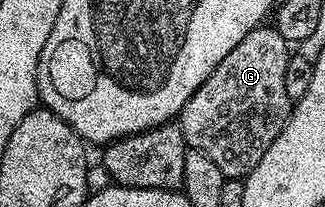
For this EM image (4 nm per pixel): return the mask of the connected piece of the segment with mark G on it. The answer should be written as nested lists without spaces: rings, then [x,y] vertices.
[[[258,26],[252,28],[247,34],[247,38],[243,38],[243,42],[239,42],[239,46],[235,46],[235,50],[231,50],[231,54],[227,54],[227,58],[223,58],[223,62],[219,62],[219,66],[215,66],[215,70],[209,75],[207,82],[203,82],[203,86],[199,86],[199,90],[195,90],[195,94],[191,94],[187,106],[183,106],[179,117],[181,133],[183,134],[186,145],[194,152],[207,154],[207,158],[211,158],[211,162],[215,162],[215,166],[219,166],[219,170],[227,178],[244,178],[249,175],[251,170],[255,170],[255,166],[259,166],[259,158],[263,158],[263,154],[267,154],[267,146],[271,146],[271,142],[275,142],[275,138],[279,138],[283,126],[289,120],[291,101],[286,91],[286,71],[291,55],[291,45],[289,41],[284,40],[277,33],[276,27],[265,27]]]

